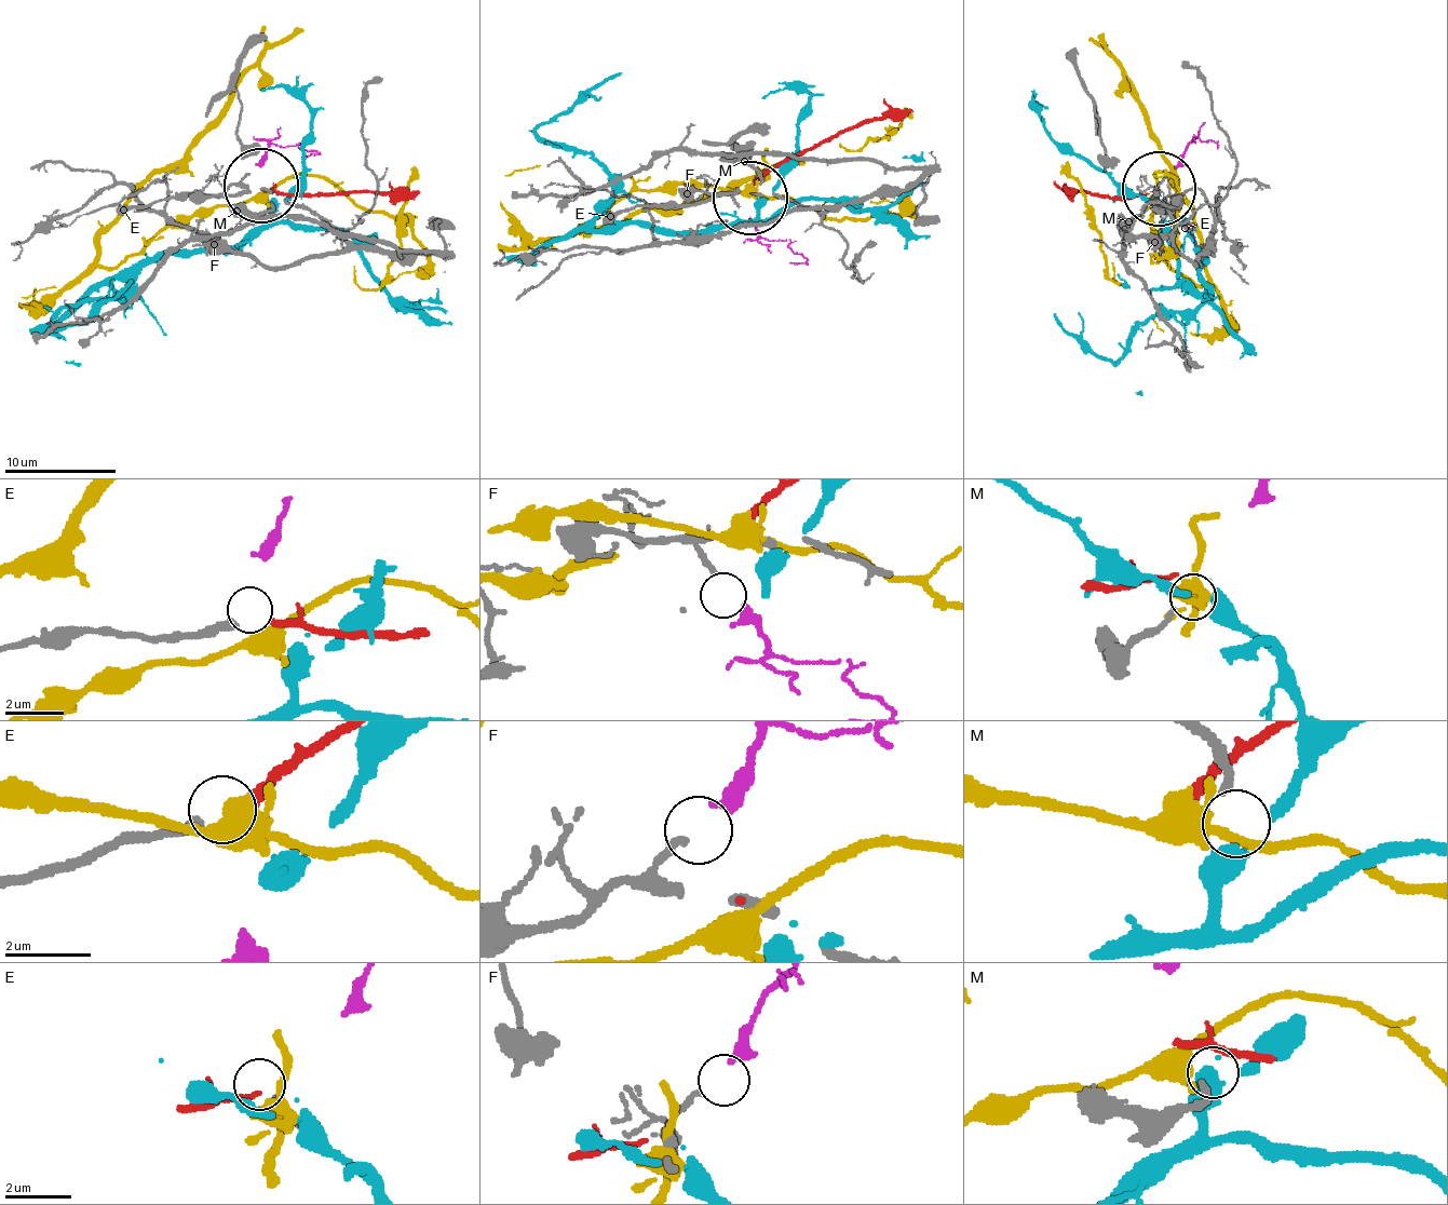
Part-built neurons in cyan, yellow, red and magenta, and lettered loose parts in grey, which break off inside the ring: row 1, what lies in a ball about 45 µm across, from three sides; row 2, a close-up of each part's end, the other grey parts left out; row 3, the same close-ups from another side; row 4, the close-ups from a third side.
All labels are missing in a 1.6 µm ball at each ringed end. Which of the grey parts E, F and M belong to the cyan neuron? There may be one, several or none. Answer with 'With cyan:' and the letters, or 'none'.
With cyan: M

